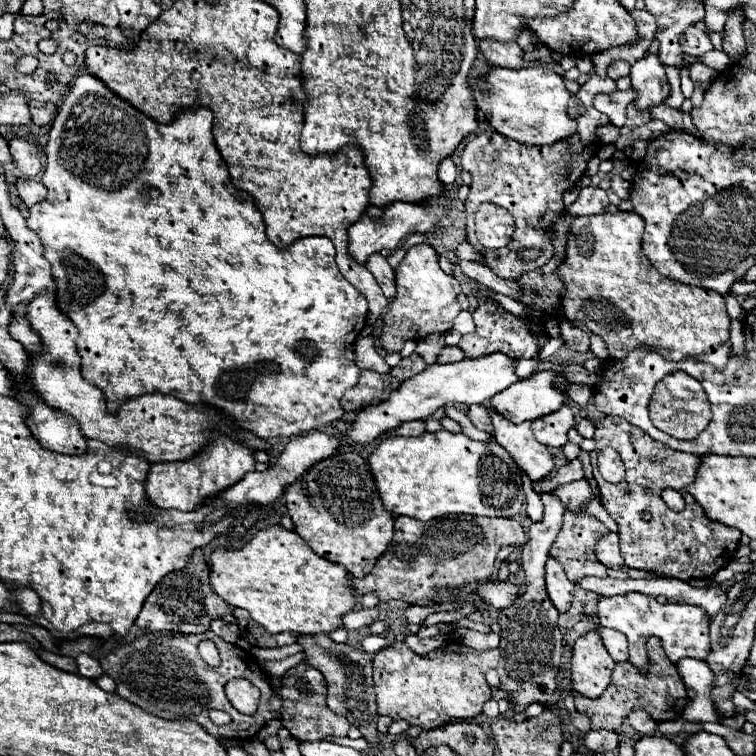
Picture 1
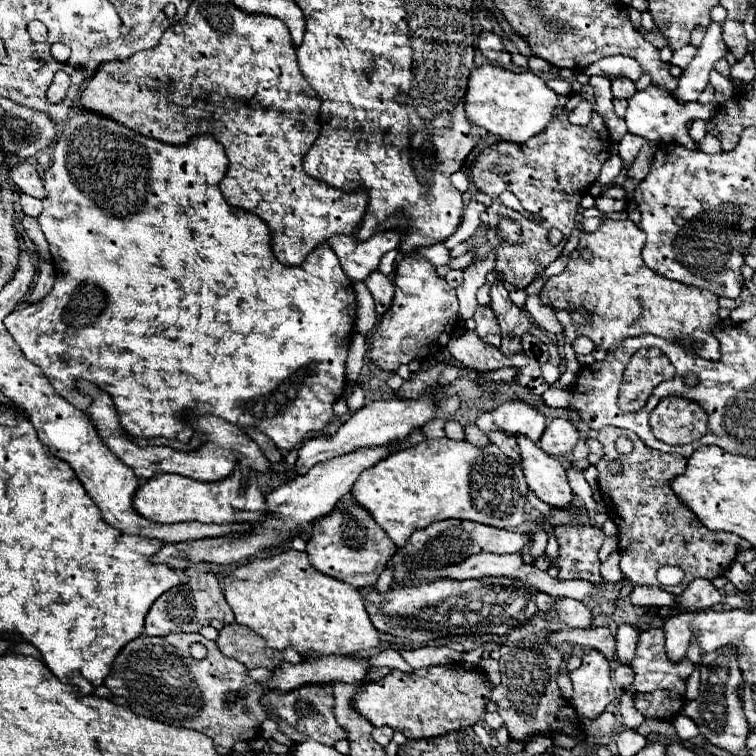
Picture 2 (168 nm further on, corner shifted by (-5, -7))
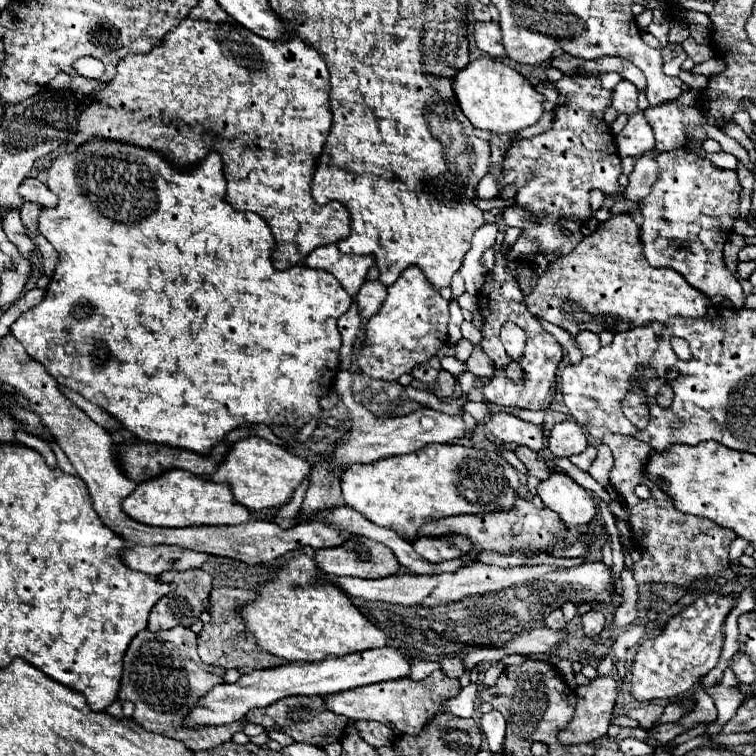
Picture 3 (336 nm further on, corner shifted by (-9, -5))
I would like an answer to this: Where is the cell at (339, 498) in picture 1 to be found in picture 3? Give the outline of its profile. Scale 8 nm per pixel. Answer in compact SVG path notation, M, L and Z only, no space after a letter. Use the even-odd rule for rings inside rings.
M351 537L343 545L331 549L317 549L315 561L319 569L327 575L351 575L361 579L379 579L397 575L399 561L395 553L383 543L369 541L365 537Z

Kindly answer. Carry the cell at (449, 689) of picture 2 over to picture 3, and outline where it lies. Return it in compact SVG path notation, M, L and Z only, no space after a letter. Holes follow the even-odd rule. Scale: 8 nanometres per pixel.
M441 669L433 671L429 677L421 679L421 681L413 681L409 677L403 679L395 679L395 681L383 681L383 683L373 683L373 685L365 685L365 687L357 687L351 691L343 691L343 693L335 693L335 695L327 695L327 707L339 715L345 715L351 721L379 721L385 723L387 727L401 731L401 733L409 733L415 735L419 733L435 715L443 713L443 703L449 701L451 697L457 697L461 693L461 685L459 679L451 679L447 677Z

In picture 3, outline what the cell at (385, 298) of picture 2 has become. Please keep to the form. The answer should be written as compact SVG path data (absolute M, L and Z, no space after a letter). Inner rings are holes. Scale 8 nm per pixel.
M367 281L359 295L357 295L357 303L359 303L359 313L363 319L371 319L383 305L387 297L387 287L381 281Z

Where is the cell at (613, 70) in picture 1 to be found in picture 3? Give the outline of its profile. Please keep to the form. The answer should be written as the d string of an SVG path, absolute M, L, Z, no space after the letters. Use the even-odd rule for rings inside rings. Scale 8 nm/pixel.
M621 79L613 89L613 107L617 113L635 113L637 111L637 87L631 81Z

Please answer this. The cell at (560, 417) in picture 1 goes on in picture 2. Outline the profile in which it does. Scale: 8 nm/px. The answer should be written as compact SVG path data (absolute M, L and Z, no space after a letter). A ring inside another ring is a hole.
M551 419L551 423L547 425L539 447L553 457L561 457L567 455L579 441L579 431L573 427L573 423L569 419Z

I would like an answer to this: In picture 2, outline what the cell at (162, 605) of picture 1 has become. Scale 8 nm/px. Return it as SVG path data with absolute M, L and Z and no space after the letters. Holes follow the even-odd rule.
M209 571L205 575L199 575L197 579L191 579L185 585L173 587L171 591L163 593L153 607L149 609L145 617L145 635L151 637L165 637L169 633L189 633L189 631L199 631L201 627L209 625L211 619L217 619L221 623L233 623L231 609L227 607L227 601L223 597L223 591L219 589L217 577Z

